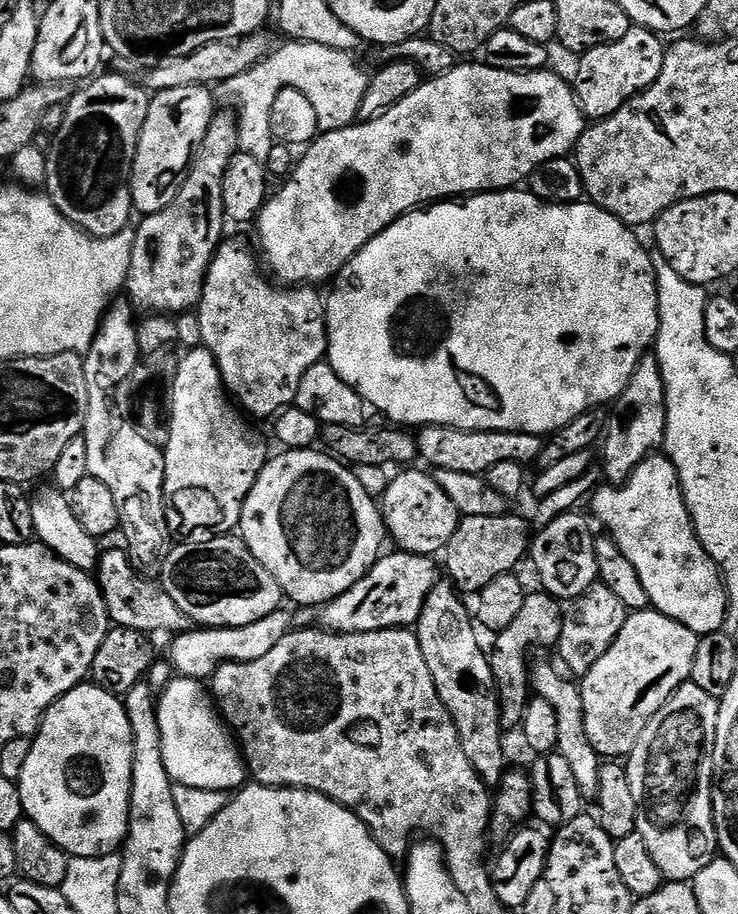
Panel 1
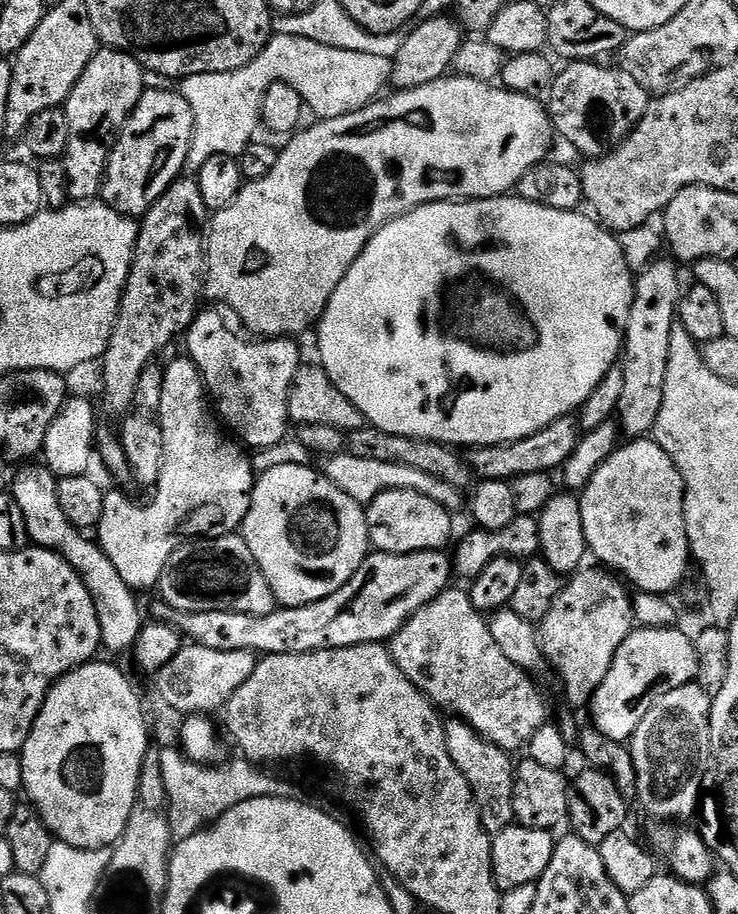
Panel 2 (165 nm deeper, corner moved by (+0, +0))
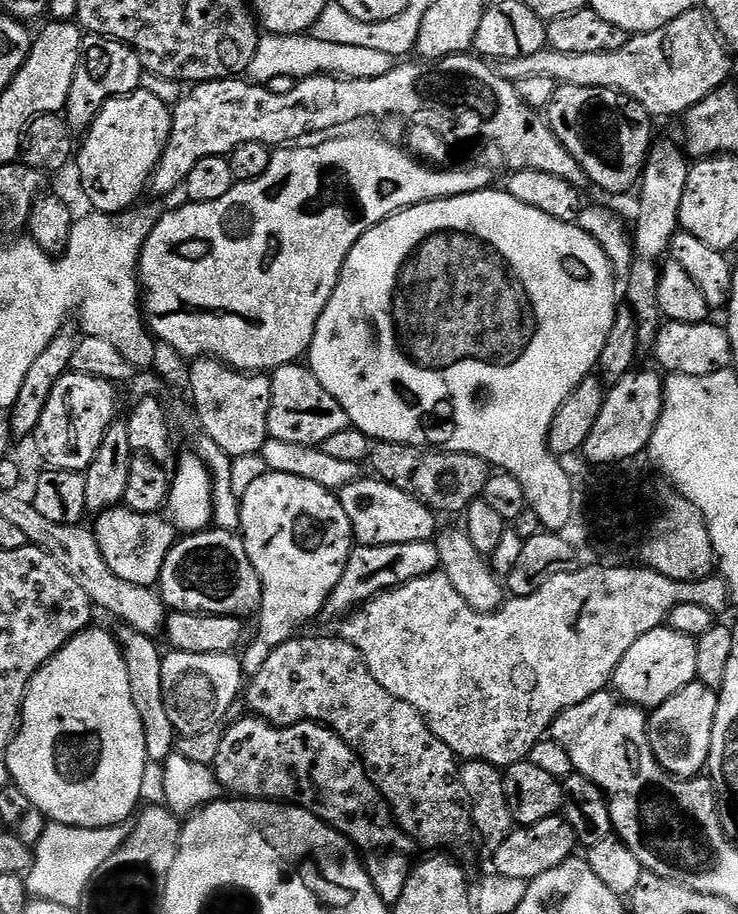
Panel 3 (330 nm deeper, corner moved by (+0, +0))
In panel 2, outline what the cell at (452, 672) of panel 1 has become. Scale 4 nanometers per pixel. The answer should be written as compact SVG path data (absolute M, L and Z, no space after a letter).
M452 718L445 723L446 746L450 750L450 758L454 758L454 766L462 770L466 782L470 782L476 801L480 803L480 813L484 822L484 829L489 834L495 834L513 827L516 815L514 814L514 782L516 770L514 760L509 753L497 744L478 735L465 720Z

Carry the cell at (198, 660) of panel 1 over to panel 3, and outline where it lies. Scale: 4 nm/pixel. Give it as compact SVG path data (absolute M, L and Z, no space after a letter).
M175 650L169 653L162 662L162 698L177 733L181 737L202 734L219 725L228 716L230 704L241 699L246 684L241 661L232 654L190 654Z

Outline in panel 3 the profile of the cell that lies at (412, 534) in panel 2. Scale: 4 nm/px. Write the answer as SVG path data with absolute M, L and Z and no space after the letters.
M361 478L350 482L338 493L342 510L346 510L346 518L350 518L352 535L357 545L365 548L390 546L432 540L437 535L437 513L422 502L410 498L410 494L398 490L398 486L390 486L379 478L371 479Z

